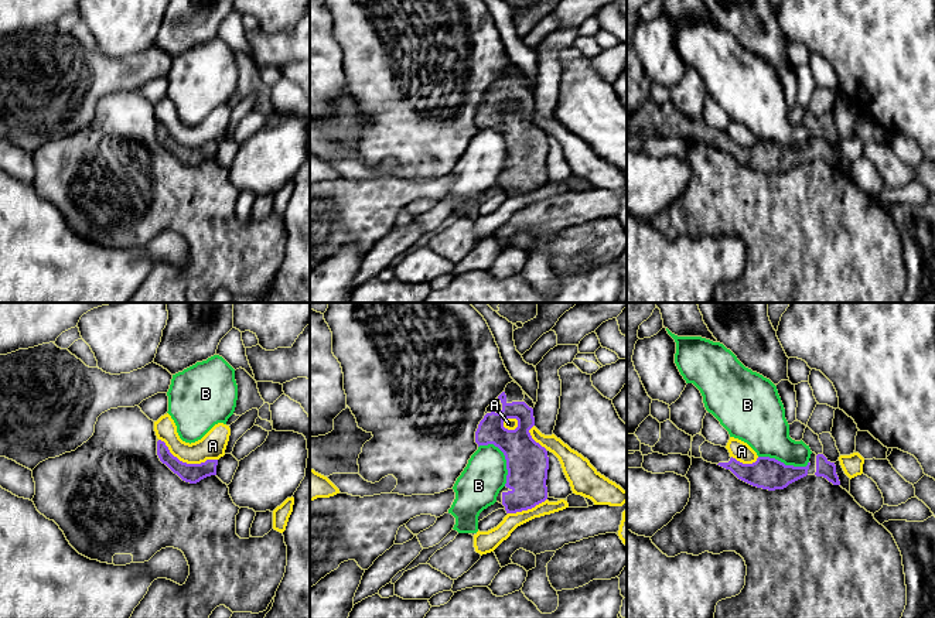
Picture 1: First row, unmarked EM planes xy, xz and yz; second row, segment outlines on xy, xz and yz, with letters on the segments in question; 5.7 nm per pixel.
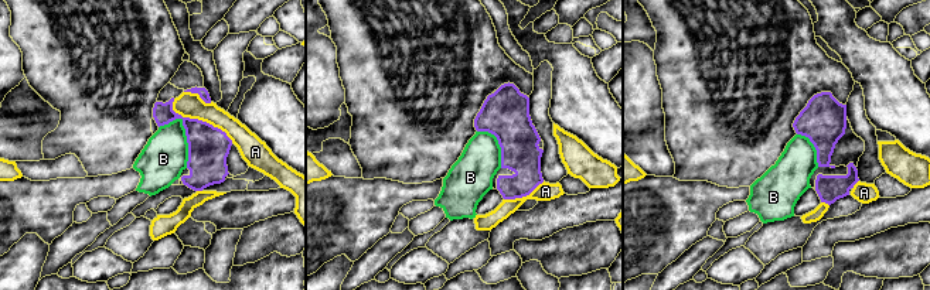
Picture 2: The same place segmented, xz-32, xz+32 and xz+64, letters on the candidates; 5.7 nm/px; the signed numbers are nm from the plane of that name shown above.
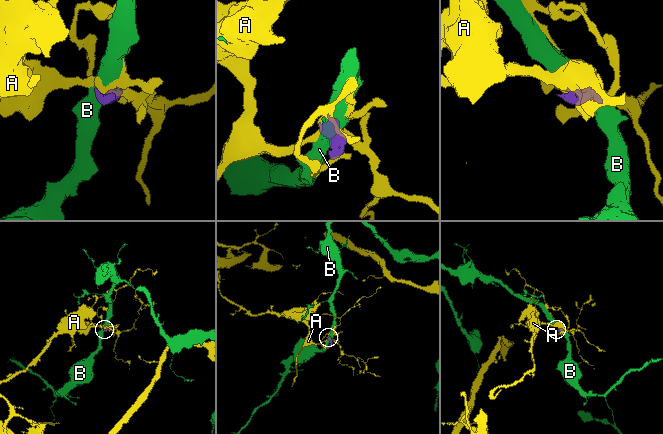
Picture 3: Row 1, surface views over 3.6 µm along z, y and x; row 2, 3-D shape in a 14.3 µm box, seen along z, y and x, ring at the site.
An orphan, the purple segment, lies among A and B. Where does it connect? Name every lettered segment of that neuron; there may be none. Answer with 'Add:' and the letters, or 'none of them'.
Add: none of them

